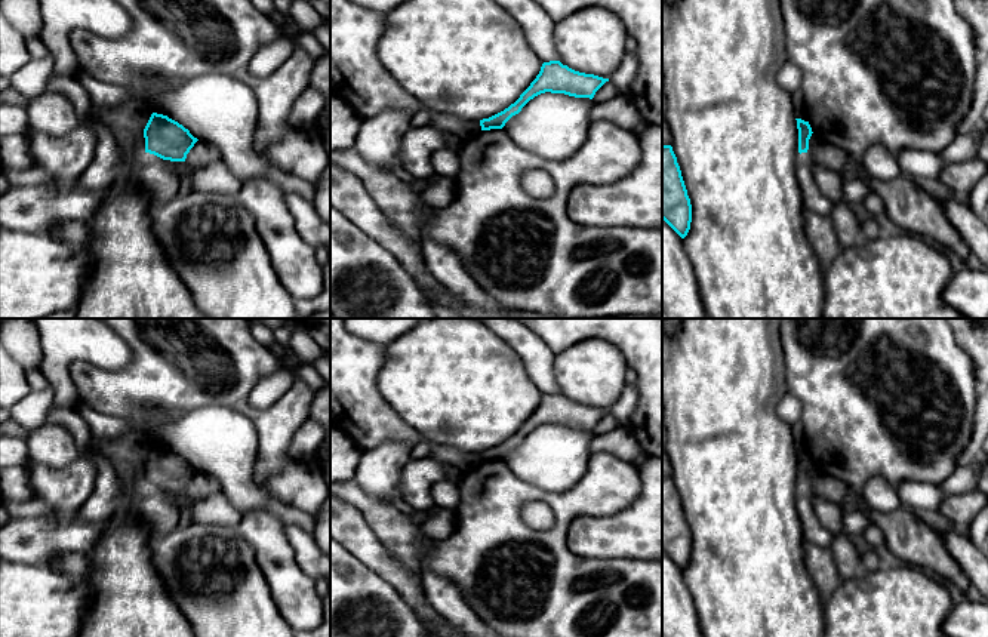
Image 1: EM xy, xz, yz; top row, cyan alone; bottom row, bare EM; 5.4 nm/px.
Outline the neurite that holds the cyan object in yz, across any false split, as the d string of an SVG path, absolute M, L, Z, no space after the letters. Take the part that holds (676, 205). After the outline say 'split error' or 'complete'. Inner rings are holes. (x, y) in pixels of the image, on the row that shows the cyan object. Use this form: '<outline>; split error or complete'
M662 144L662 219L684 239L690 230L692 204L671 145Z; complete

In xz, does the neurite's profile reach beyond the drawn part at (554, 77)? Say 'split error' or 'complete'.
complete

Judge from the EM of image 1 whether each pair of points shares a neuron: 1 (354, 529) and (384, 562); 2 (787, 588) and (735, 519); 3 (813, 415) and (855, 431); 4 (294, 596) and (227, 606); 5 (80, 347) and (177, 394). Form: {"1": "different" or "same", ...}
{"1": "same", "2": "same", "3": "same", "4": "different", "5": "different"}

